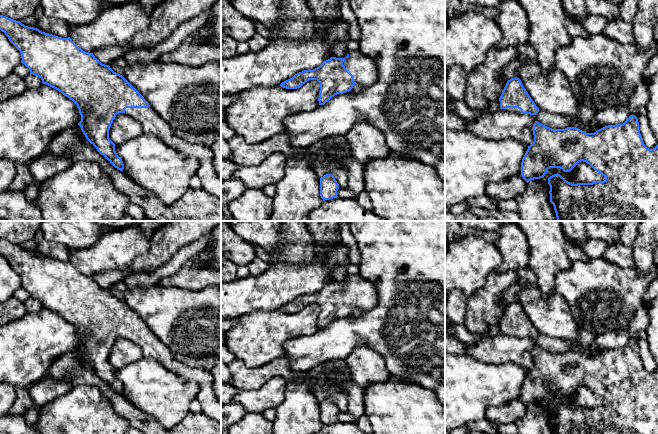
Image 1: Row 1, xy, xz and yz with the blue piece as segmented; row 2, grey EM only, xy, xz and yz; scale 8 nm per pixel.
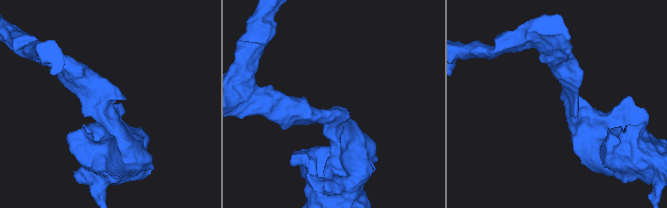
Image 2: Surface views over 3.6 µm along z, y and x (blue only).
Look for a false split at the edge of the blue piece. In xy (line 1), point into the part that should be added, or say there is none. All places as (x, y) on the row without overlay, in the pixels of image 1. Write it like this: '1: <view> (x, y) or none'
1: xy (150, 344)

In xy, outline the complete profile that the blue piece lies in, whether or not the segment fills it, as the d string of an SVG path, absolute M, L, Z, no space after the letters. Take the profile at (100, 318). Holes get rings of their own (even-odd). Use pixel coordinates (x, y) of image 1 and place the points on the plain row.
M0 239L0 254L20 275L21 287L30 294L30 298L38 300L43 308L58 314L77 329L81 339L78 349L86 363L115 392L123 395L124 388L115 375L115 368L109 362L109 354L116 339L125 337L141 347L144 357L151 357L179 377L195 382L199 386L196 400L201 404L202 412L221 422L221 401L215 395L212 374L203 368L189 367L179 361L144 321L109 289L102 288L93 277L83 275L70 261L62 262L45 257L3 239Z

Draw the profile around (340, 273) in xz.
M340 264L335 267L331 272L331 281L345 282L350 277L347 270L348 264Z

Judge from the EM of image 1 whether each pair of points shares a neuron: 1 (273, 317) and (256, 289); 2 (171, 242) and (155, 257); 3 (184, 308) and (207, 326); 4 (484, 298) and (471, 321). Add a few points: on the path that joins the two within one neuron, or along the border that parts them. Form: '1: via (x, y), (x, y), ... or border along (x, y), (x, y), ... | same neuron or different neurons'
1: border along (279, 308), (253, 310), (246, 314) | different neurons
2: via (167, 245), (159, 253) | same neuron
3: via (190, 314), (201, 325) | same neuron
4: via (484, 304), (484, 308), (477, 315) | same neuron

